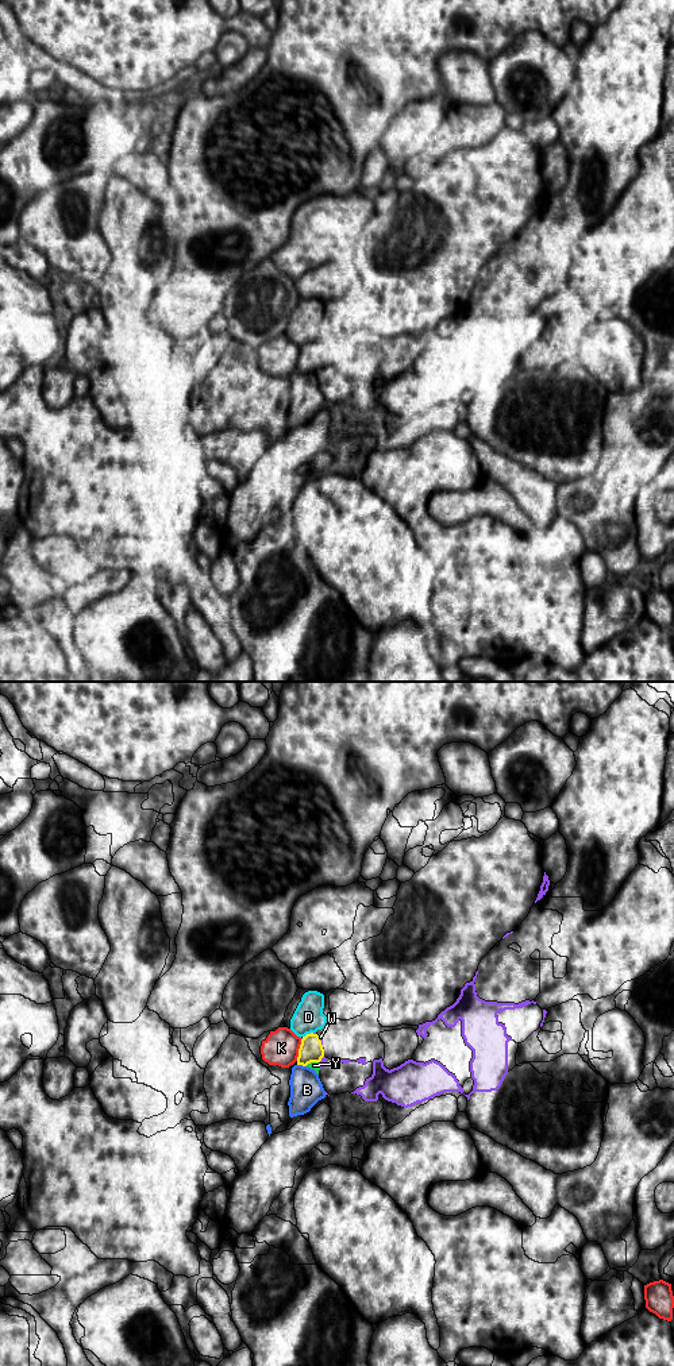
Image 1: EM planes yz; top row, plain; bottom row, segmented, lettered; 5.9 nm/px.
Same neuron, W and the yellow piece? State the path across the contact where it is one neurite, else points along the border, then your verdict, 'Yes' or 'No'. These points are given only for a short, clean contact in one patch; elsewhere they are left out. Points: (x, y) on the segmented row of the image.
No

